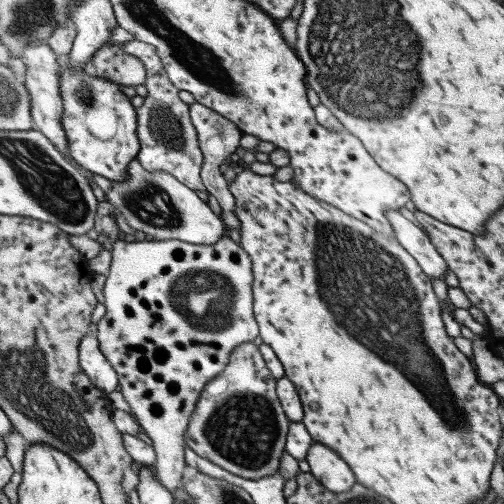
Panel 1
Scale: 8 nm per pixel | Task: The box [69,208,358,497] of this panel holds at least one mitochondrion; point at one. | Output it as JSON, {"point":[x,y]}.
{"point":[243,428]}

